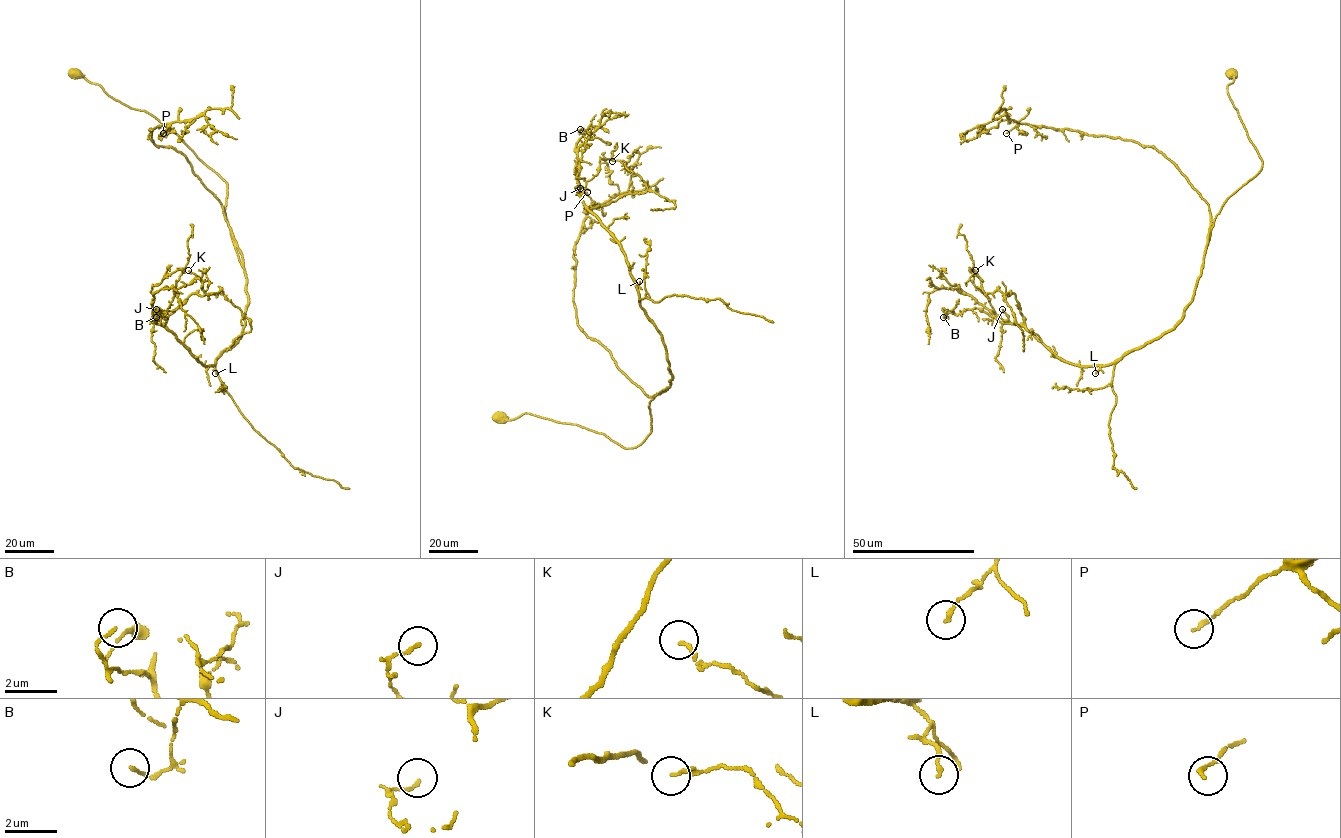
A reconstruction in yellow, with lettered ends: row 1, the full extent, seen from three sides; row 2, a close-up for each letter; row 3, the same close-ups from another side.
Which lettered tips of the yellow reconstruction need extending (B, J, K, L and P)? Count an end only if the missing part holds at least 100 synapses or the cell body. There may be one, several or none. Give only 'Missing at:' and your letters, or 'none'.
Missing at: none

